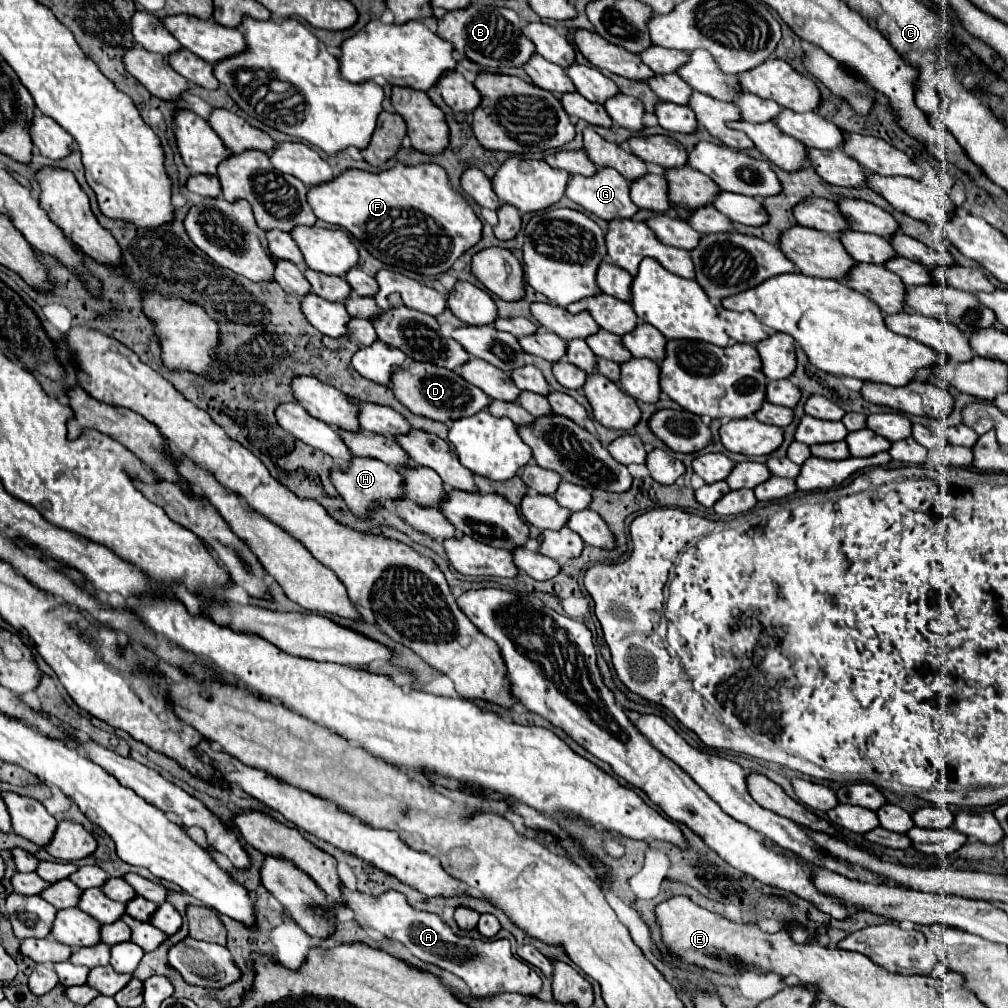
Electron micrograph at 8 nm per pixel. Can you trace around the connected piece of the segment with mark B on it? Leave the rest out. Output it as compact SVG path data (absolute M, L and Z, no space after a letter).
M470 5L464 7L462 11L446 11L446 15L438 19L436 33L442 39L450 41L462 57L488 69L522 67L534 53L534 43L526 35L522 35L520 17L506 7Z

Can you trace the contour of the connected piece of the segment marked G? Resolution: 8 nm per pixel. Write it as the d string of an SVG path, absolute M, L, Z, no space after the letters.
M598 167L592 177L572 175L566 187L568 199L606 221L614 217L632 217L638 211L628 193L628 181L618 171L606 167Z

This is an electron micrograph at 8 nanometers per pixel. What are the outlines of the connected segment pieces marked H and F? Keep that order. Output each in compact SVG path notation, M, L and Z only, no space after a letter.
M352 455L350 463L346 463L344 467L332 467L330 469L330 481L334 483L338 493L344 497L344 501L350 507L350 511L354 515L358 515L358 517L366 517L368 515L368 511L372 507L372 501L386 503L388 499L404 497L402 491L400 491L402 477L398 475L398 471L394 467L388 467L380 459L366 459L366 457Z
M396 163L392 169L370 173L362 169L346 169L338 177L308 187L308 203L314 215L326 223L340 225L350 235L354 235L376 259L386 265L422 273L422 275L440 275L448 271L454 261L472 247L482 235L482 223L466 203L466 199L450 189L448 175L436 163L418 163L404 165Z

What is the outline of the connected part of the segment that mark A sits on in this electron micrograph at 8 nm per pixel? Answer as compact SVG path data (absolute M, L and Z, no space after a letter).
M342 887L342 903L330 903L330 919L338 921L338 913L342 909L348 909L354 913L354 921L366 929L380 933L384 937L396 939L404 943L412 955L416 955L420 961L436 965L444 971L450 971L466 981L470 991L480 997L490 997L498 993L520 993L520 995L538 995L542 989L542 979L538 971L524 963L522 959L514 957L510 953L510 941L508 939L486 939L486 937L470 937L470 935L456 935L452 929L440 919L440 915L430 911L420 911L412 907L406 899L406 895L390 889L378 897L366 895L362 891L352 891L348 887Z

